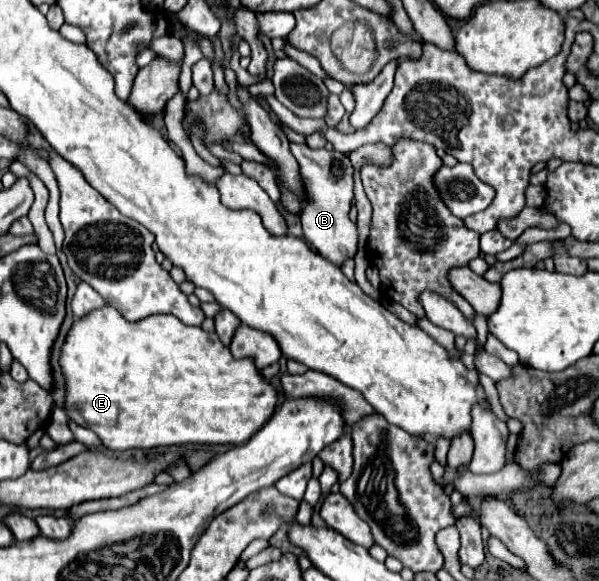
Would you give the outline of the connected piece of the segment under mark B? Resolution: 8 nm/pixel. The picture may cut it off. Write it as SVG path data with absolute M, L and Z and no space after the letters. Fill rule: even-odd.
M291 143L291 153L295 155L301 177L305 181L307 203L301 211L303 235L319 255L323 255L333 265L341 267L347 259L353 259L357 253L358 233L356 224L349 218L349 203L353 199L353 165L345 153L327 151L327 149L309 149L307 145Z

